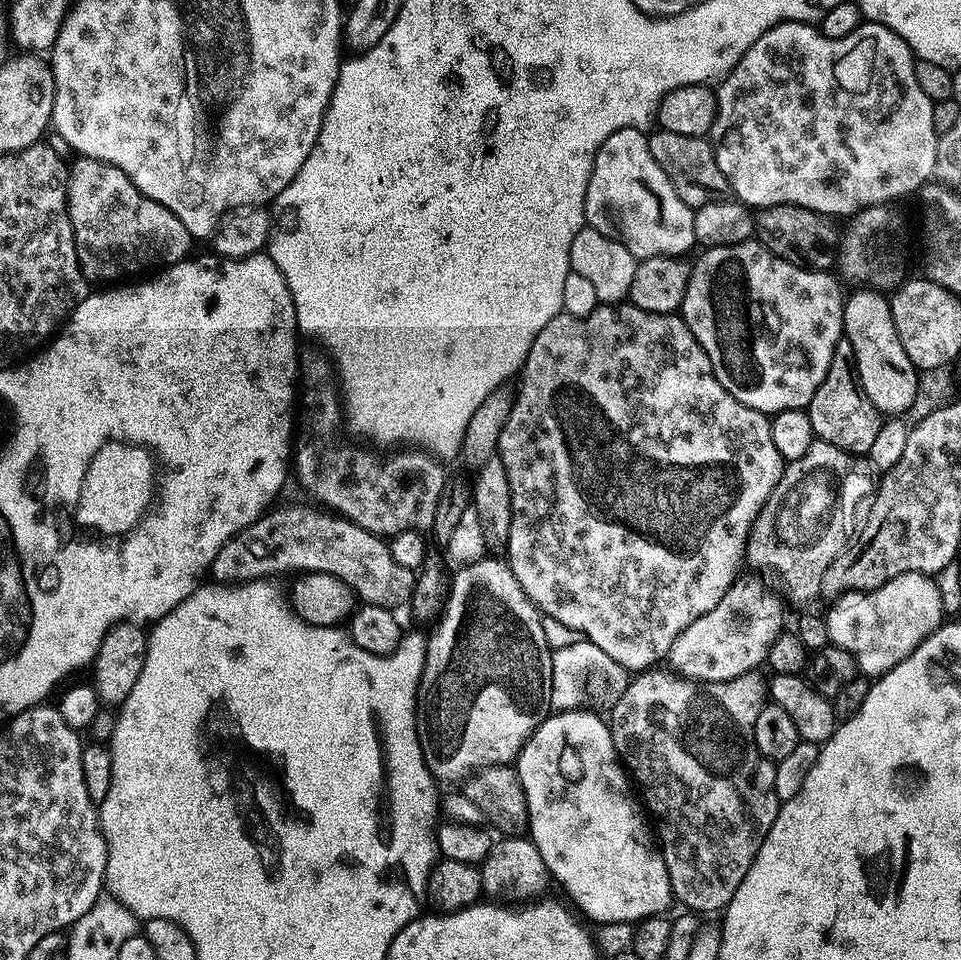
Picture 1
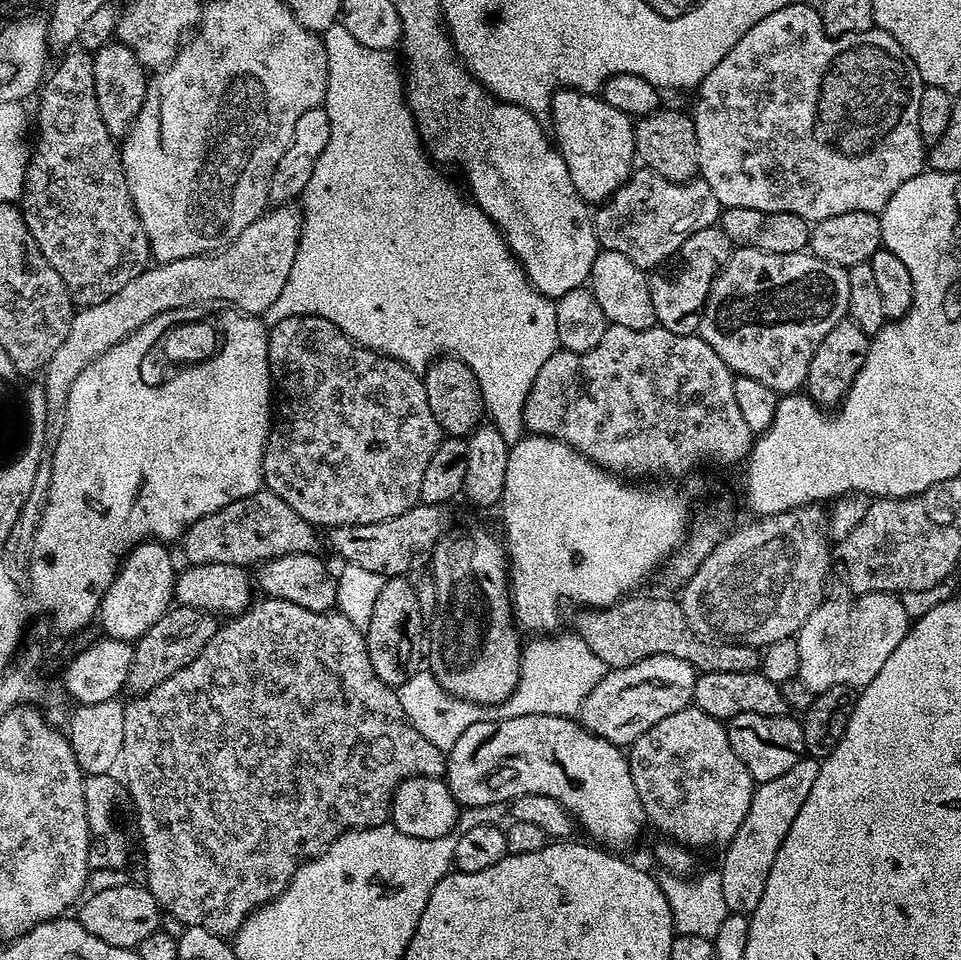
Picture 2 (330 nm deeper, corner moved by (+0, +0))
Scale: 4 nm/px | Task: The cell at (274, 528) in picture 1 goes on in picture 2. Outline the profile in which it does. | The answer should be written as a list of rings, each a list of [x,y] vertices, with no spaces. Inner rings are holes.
[[[261,490],[238,502],[230,502],[230,506],[214,514],[206,514],[206,518],[198,518],[198,522],[191,524],[184,533],[182,545],[189,565],[230,563],[247,569],[250,564],[259,566],[265,560],[282,558],[286,554],[315,553],[316,532],[317,529],[290,510],[278,494]]]

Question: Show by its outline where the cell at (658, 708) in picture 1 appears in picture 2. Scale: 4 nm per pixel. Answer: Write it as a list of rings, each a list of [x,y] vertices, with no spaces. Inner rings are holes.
[[[695,706],[683,708],[678,710],[678,714],[670,714],[662,718],[662,722],[650,726],[650,730],[646,730],[646,734],[639,736],[627,749],[626,755],[638,798],[642,798],[645,821],[664,835],[661,837],[682,844],[689,850],[720,850],[732,841],[734,834],[738,834],[738,826],[742,826],[742,818],[746,818],[746,810],[750,810],[757,785],[750,770],[742,766],[742,758],[734,754],[725,721]]]

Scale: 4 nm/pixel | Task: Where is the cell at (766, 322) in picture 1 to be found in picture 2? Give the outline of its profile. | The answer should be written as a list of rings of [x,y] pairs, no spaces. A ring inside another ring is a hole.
[[[736,248],[712,283],[708,301],[698,316],[698,334],[726,362],[736,376],[758,378],[777,394],[792,394],[805,387],[814,350],[848,314],[848,269],[822,262],[805,250],[794,254],[766,254],[766,250]]]

